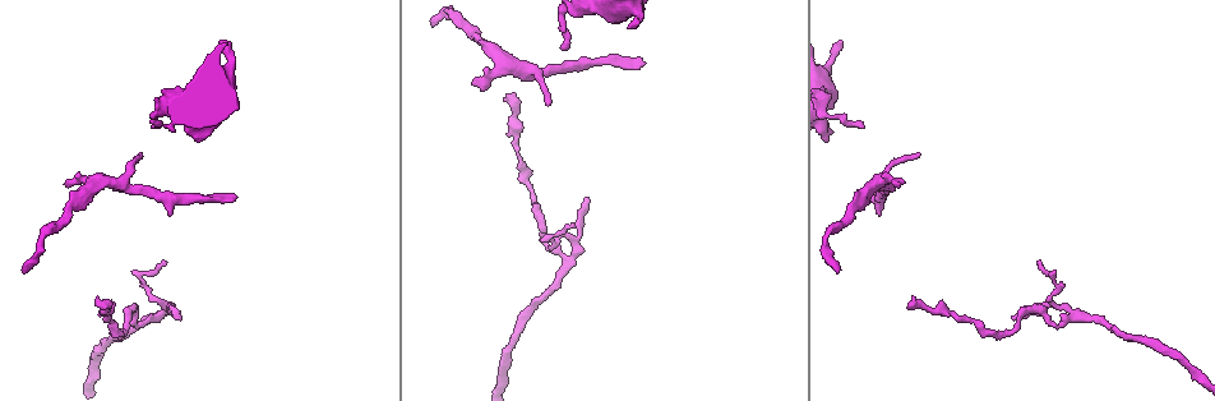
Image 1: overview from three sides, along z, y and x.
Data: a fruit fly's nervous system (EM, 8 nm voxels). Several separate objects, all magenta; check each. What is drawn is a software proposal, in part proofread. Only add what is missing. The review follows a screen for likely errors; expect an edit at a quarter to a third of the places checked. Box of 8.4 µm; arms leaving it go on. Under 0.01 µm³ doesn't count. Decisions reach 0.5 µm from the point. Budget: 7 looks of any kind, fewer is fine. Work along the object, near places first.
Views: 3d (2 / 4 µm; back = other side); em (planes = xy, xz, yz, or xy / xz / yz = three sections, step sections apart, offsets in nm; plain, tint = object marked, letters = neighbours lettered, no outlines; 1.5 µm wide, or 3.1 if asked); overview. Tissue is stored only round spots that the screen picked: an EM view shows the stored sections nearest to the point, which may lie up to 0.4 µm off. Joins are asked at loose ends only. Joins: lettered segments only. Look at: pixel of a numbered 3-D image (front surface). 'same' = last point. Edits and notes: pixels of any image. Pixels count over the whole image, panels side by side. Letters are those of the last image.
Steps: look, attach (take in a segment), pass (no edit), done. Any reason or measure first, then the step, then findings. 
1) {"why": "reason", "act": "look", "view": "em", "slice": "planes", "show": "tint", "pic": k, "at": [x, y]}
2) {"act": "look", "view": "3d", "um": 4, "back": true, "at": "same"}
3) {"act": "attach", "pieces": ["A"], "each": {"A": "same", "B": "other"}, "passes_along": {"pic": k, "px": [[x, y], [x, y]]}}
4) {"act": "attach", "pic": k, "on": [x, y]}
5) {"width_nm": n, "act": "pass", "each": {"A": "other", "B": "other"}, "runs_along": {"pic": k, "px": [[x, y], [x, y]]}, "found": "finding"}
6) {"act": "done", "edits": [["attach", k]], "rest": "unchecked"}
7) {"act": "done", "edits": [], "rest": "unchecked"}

{"why": "tapers out", "act": "look", "view": "3d", "um": 2, "pic": 1, "at": [835, 269]}

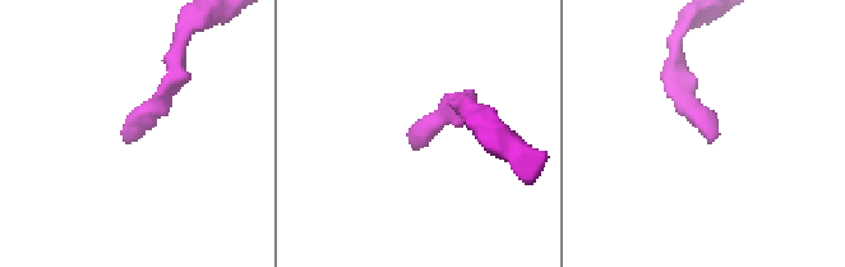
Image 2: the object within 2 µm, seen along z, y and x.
{"act": "look", "view": "em", "slice": "planes", "show": "plain", "pic": 2, "at": [712, 140]}

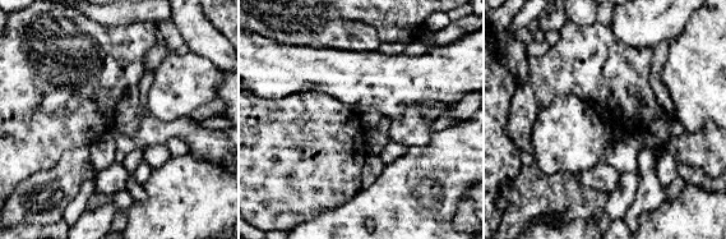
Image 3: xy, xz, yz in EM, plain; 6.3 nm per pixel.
{"why": "what lies round it", "act": "look", "view": "em", "slice": "planes", "show": "letters", "at": "same"}

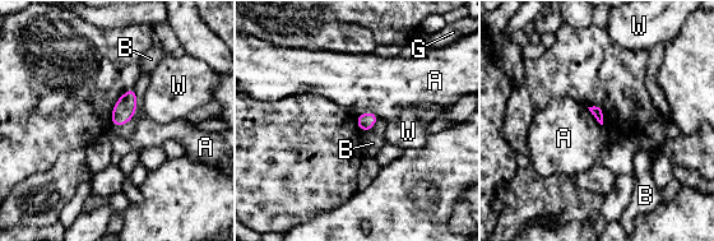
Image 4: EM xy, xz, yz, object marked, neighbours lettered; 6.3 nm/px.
{"act": "pass", "each": {"A": "other", "B": "other", "G": "other", "W": "other"}, "border": {"pic": 4, "px": [[379, 116], [364, 112], [356, 117]]}, "found": "no lettered segment goes on from it"}

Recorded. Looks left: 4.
{"why": "branch stops here", "act": "look", "view": "em", "slice": "xy", "step": 4, "show": "plain", "pic": 1, "at": [911, 299]}

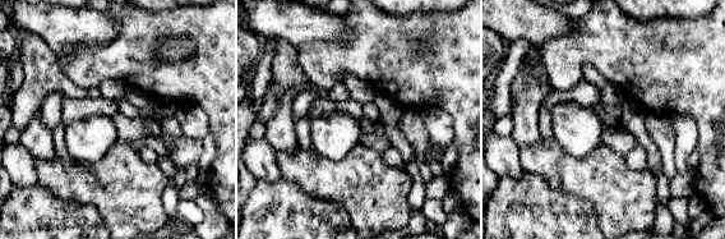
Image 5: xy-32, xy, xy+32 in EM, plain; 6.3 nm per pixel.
{"why": "what lies round it", "act": "look", "view": "em", "slice": "xy", "step": 4, "show": "letters", "at": "same"}

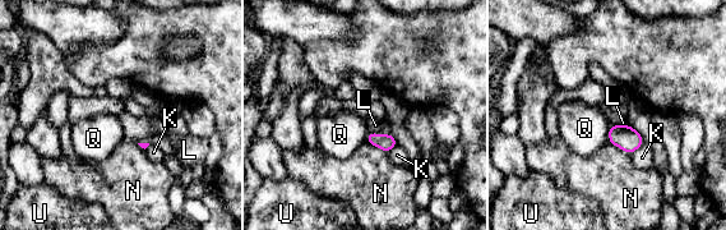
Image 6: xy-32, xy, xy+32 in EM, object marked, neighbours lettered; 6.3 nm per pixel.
{"act": "pass", "each": {"K": "other", "L": "other", "N": "other", "Q": "other", "U": "other"}, "border": {"pic": 6, "px": [[611, 125], [607, 141]]}, "found": "no lettered segment goes on from it"}

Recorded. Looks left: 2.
{"why": "thin end", "act": "look", "view": "em", "slice": "xz", "step": 4, "show": "tint", "pic": 1, "at": [471, 82]}

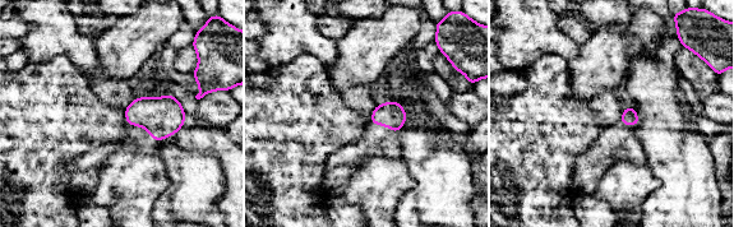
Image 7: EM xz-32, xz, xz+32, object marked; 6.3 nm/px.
{"act": "look", "view": "em", "slice": "planes", "show": "letters", "at": "same"}

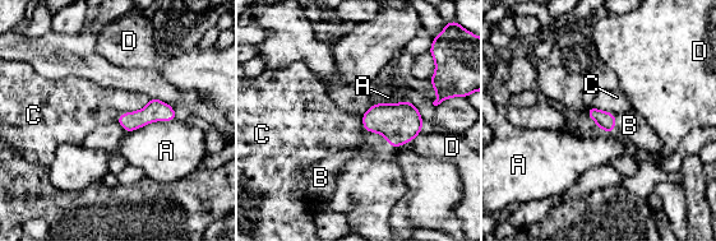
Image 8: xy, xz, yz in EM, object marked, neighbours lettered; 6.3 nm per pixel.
{"act": "attach", "pieces": ["B"], "each": {"A": "other", "B": "same", "C": "other", "D": "other"}, "passes_along": {"pic": 8, "px": [[398, 123], [382, 134], [374, 144]]}, "found": "the cell continues"}

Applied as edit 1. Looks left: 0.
{"act": "done", "edits": [["attach", 8]], "rest": "unchecked"}

